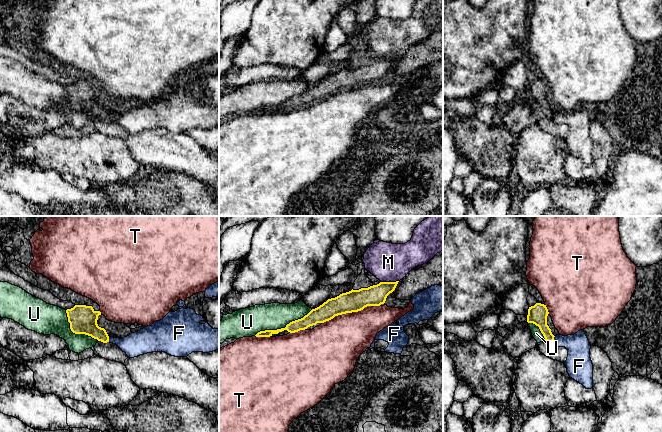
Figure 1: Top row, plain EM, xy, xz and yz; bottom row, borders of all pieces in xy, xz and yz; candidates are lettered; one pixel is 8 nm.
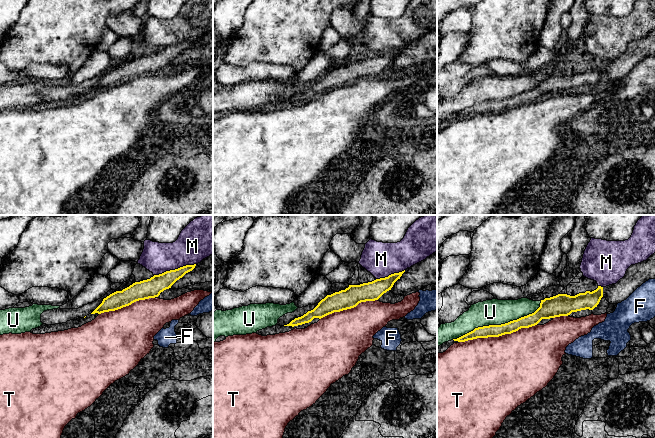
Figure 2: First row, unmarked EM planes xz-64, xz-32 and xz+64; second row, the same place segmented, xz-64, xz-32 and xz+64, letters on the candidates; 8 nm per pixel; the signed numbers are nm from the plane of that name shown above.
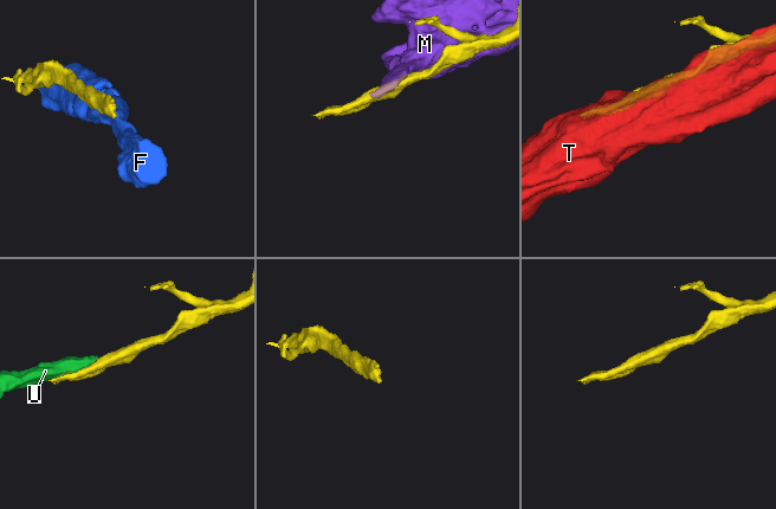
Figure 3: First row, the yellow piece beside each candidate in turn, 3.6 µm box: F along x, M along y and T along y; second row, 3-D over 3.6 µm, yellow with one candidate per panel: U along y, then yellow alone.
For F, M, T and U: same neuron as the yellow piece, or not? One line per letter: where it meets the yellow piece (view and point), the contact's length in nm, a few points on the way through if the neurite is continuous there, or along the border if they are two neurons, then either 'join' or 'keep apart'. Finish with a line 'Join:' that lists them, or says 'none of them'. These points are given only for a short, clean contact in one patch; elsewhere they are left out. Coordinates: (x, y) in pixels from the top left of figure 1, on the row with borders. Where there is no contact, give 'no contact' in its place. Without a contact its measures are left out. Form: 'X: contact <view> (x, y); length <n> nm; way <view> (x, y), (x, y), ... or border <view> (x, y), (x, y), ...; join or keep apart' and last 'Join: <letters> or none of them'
F: contact yz (553, 339); length 60 nm; keep apart
M: contact xz (389, 282); length 140 nm; keep apart
T: contact xz (350, 312); length 480 nm; keep apart
U: contact xz (283, 328); length 500 nm; keep apart
Join: none of them

